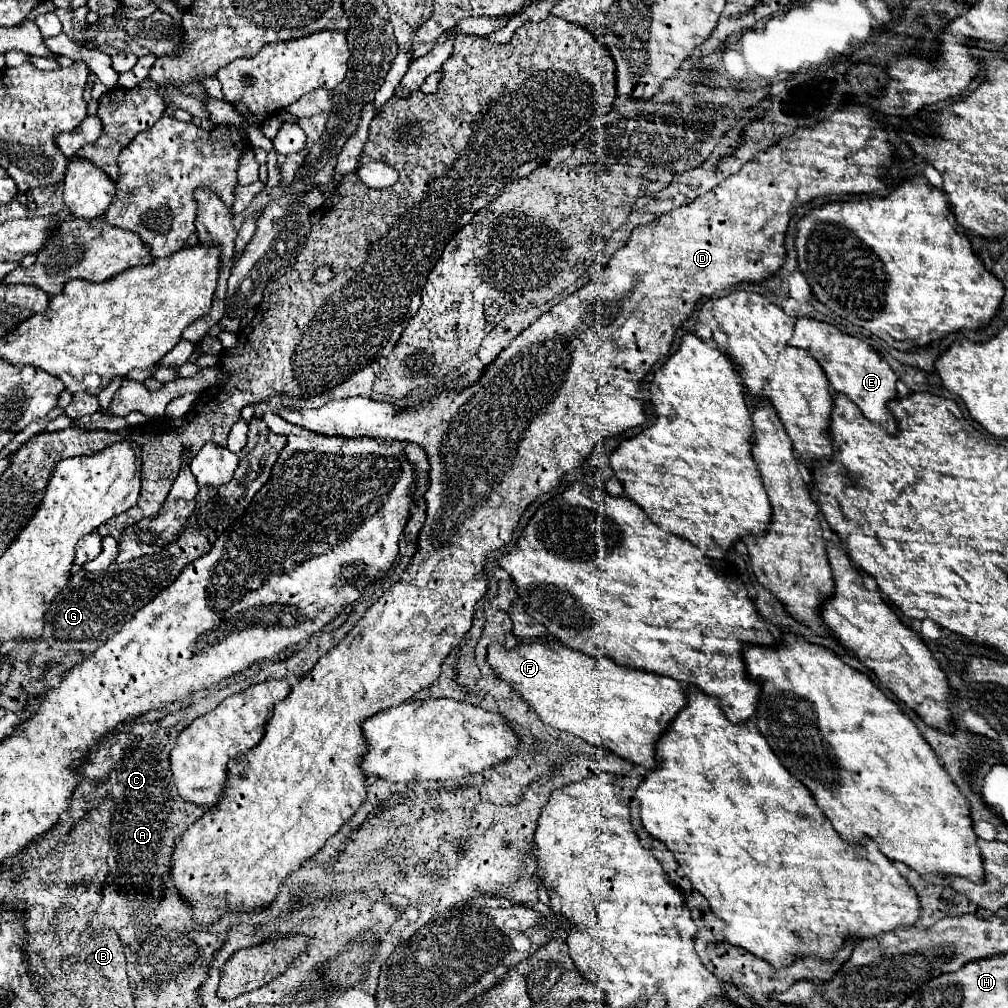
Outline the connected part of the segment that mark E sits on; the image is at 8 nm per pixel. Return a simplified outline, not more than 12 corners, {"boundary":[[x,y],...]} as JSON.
{"boundary":[[813,317],[789,343],[869,421],[897,423],[897,375],[869,343]]}

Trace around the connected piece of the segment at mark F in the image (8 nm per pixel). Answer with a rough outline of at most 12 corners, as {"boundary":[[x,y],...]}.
{"boundary":[[559,641],[487,663],[543,723],[645,769],[687,701],[671,677]]}

